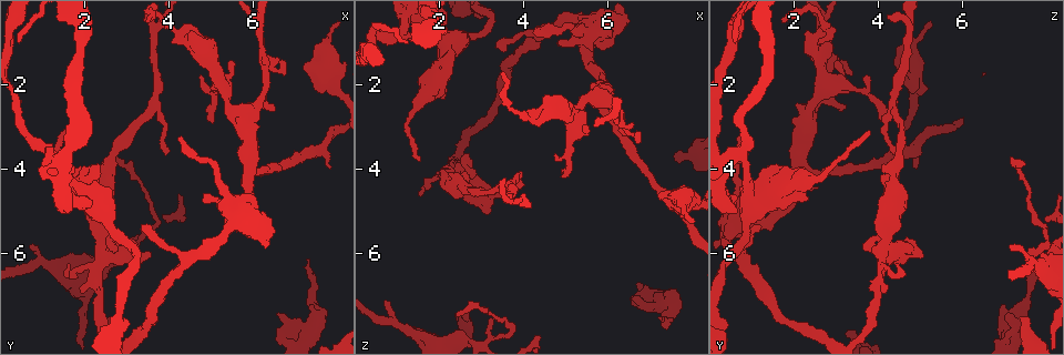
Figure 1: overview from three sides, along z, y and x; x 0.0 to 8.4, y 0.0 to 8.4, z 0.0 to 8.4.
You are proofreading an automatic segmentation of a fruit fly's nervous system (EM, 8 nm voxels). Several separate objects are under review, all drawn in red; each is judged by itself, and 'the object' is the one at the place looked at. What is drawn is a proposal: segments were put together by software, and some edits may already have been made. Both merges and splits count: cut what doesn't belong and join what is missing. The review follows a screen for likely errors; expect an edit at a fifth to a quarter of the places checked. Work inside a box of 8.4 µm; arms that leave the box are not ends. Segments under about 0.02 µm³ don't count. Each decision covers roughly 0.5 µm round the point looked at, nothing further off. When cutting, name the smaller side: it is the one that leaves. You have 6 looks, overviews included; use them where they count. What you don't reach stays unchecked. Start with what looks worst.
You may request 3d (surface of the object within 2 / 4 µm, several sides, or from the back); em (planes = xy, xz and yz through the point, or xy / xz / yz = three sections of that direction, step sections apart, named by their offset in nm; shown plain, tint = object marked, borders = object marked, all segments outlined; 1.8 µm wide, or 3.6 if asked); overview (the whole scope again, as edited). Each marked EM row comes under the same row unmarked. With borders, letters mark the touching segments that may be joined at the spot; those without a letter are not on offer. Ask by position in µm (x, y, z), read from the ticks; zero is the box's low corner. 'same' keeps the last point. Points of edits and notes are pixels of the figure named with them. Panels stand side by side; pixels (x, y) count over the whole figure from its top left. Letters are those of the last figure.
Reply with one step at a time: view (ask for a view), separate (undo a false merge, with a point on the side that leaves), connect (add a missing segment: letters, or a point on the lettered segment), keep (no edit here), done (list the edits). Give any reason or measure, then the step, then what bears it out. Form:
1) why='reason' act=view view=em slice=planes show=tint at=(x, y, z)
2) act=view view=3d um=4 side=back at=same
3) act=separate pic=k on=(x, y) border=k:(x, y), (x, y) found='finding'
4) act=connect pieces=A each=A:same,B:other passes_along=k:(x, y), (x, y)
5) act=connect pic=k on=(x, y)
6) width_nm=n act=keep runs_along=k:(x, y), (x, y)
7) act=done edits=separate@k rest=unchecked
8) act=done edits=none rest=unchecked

why='branch stops here' act=view view=em slice=yz step=8 show=tint at=(2.65, 7.50, 7.40)

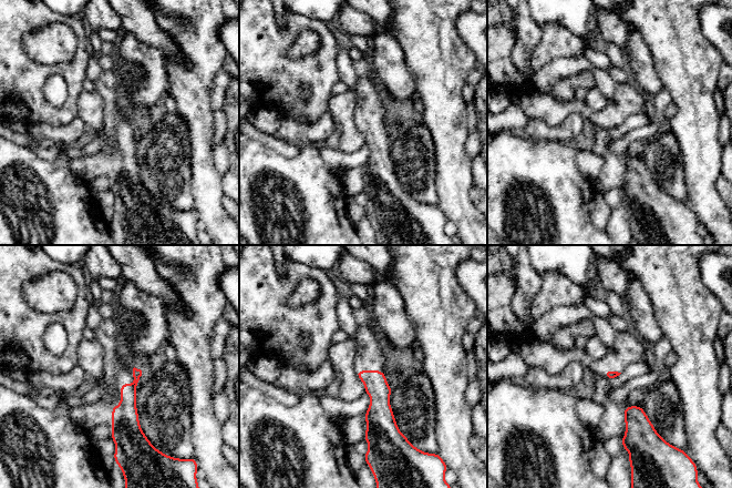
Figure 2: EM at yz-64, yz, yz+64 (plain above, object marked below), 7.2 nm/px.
why='another direction' act=view view=em slice=planes show=borders at=same

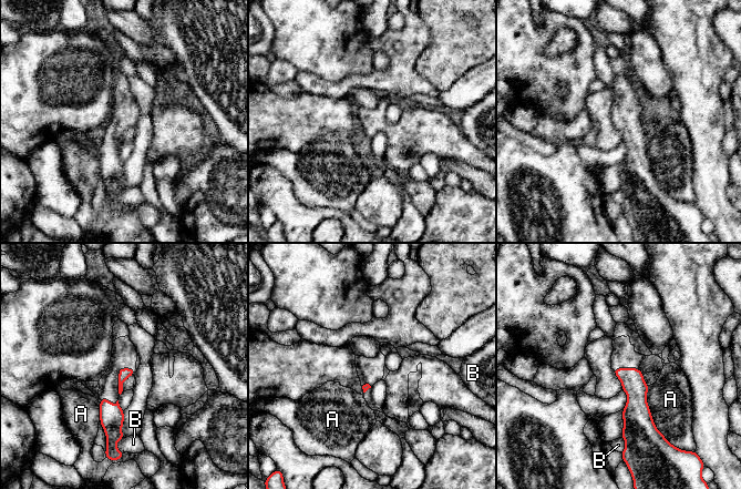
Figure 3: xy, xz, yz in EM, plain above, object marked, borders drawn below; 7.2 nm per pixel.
longest_contact=A:360nm act=keep each=A:other,B:other border=3:(648, 386), (647, 405), (661, 433) found='none of them fits'

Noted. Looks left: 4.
act=view view=3d um=2 at=(7.30, 6.15, 7.55)

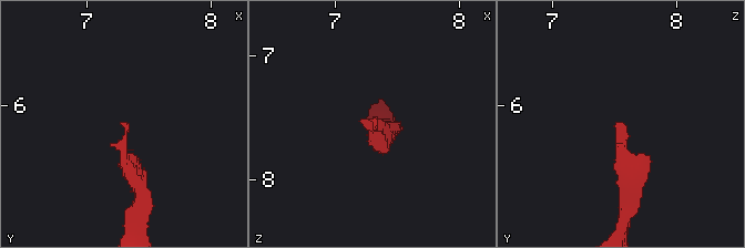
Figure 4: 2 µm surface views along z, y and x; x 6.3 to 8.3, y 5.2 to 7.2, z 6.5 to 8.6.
act=view view=em slice=xz step=16 show=tint at=(7.32, 6.12, 7.56)

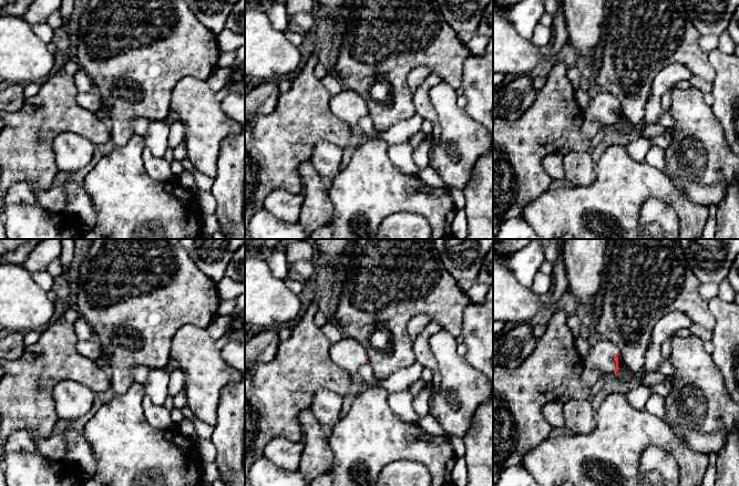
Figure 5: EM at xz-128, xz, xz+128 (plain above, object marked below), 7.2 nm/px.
act=view view=em slice=planes show=borders at=same

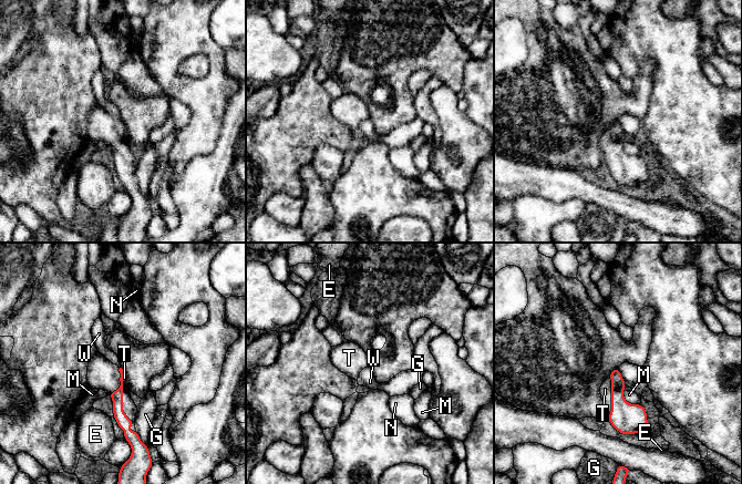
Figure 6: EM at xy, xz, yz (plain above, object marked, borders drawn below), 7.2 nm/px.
act=connect pieces=T each=E:other,G:other,M:other,N:other,T:same,W:other found='the neuron continues'

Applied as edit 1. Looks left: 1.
act=done edits=connect@6 rest=unchecked

